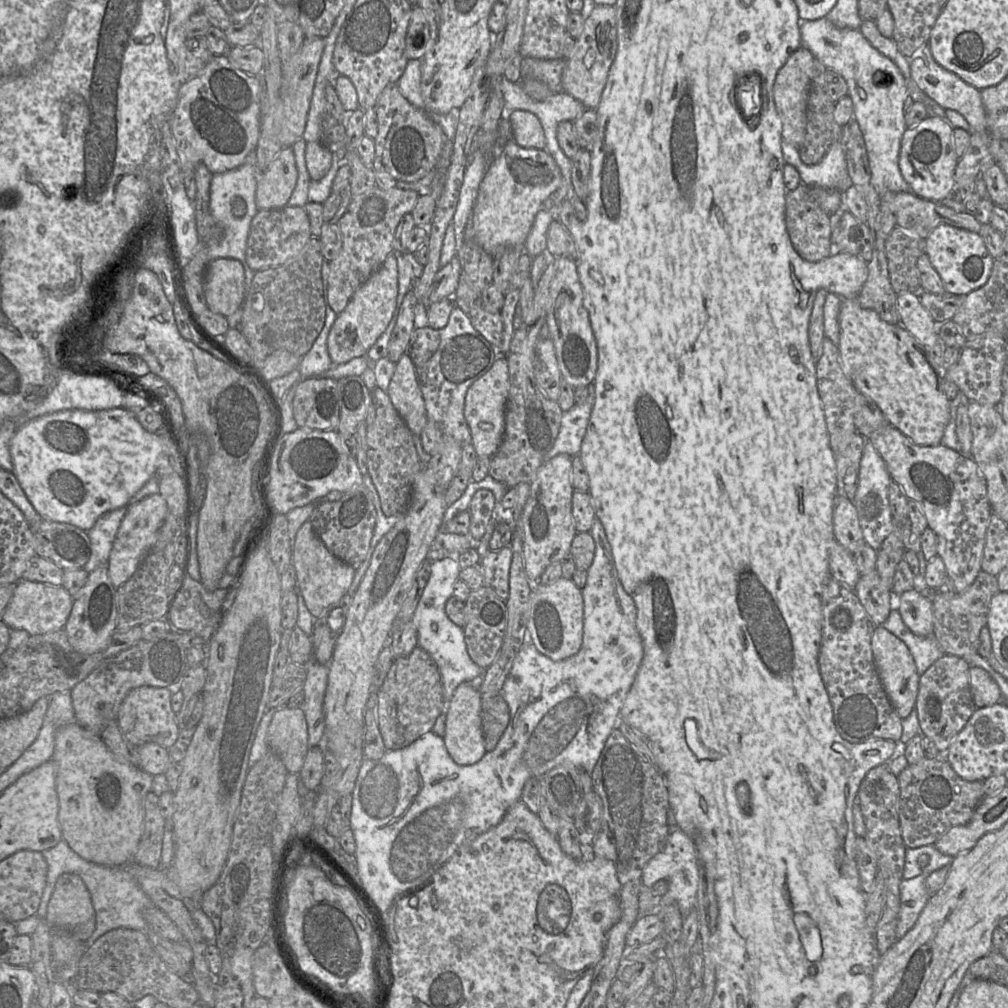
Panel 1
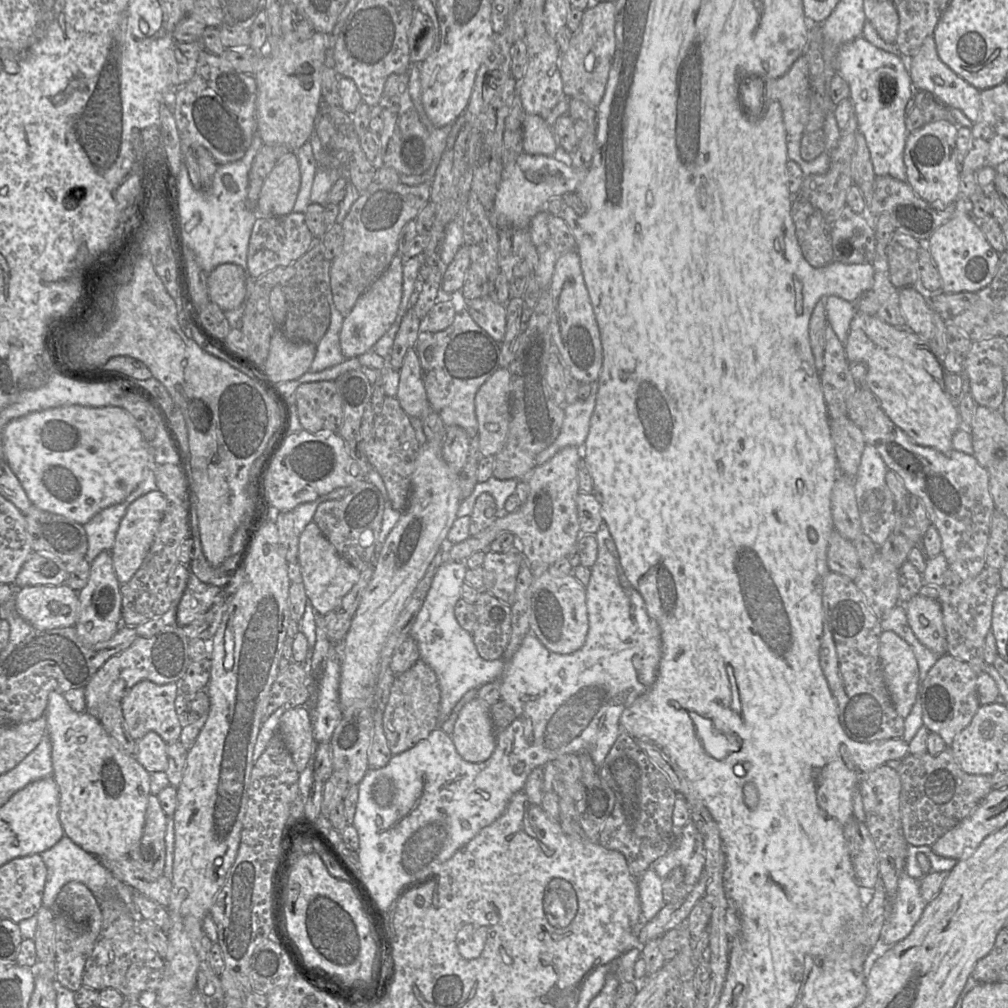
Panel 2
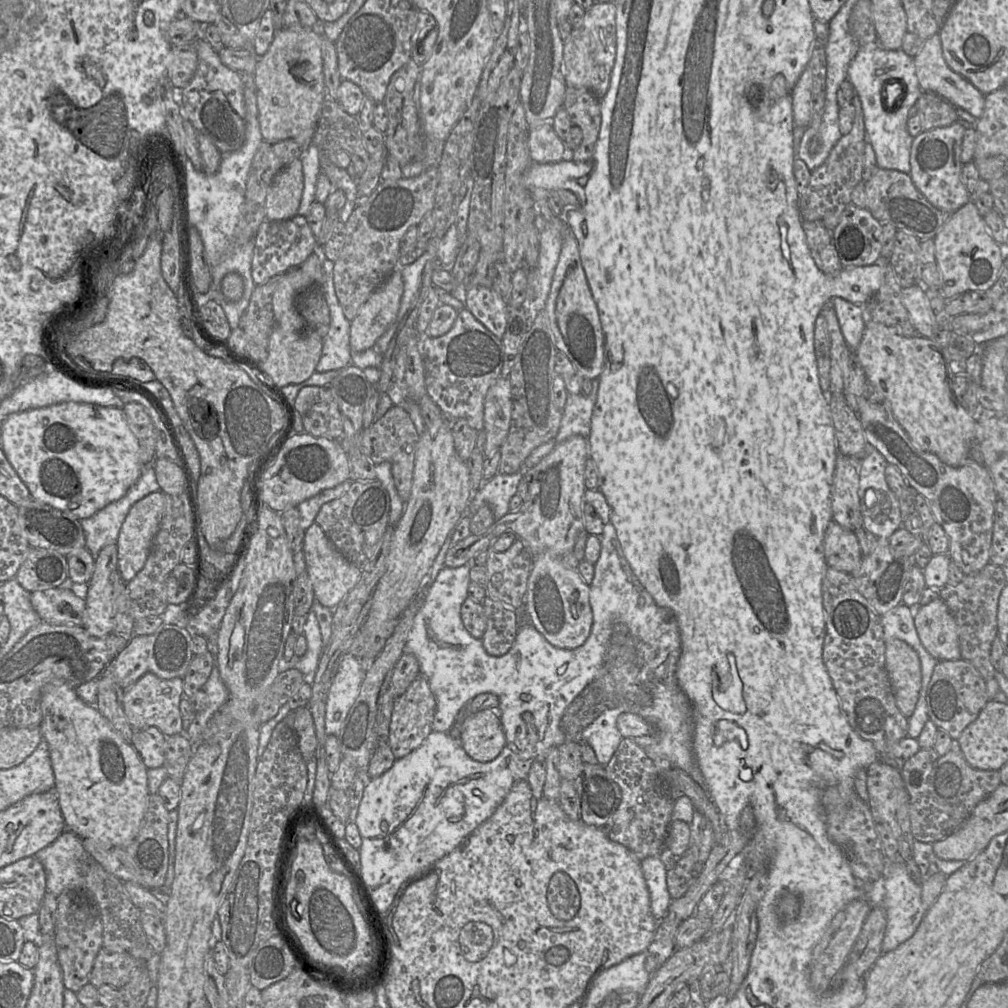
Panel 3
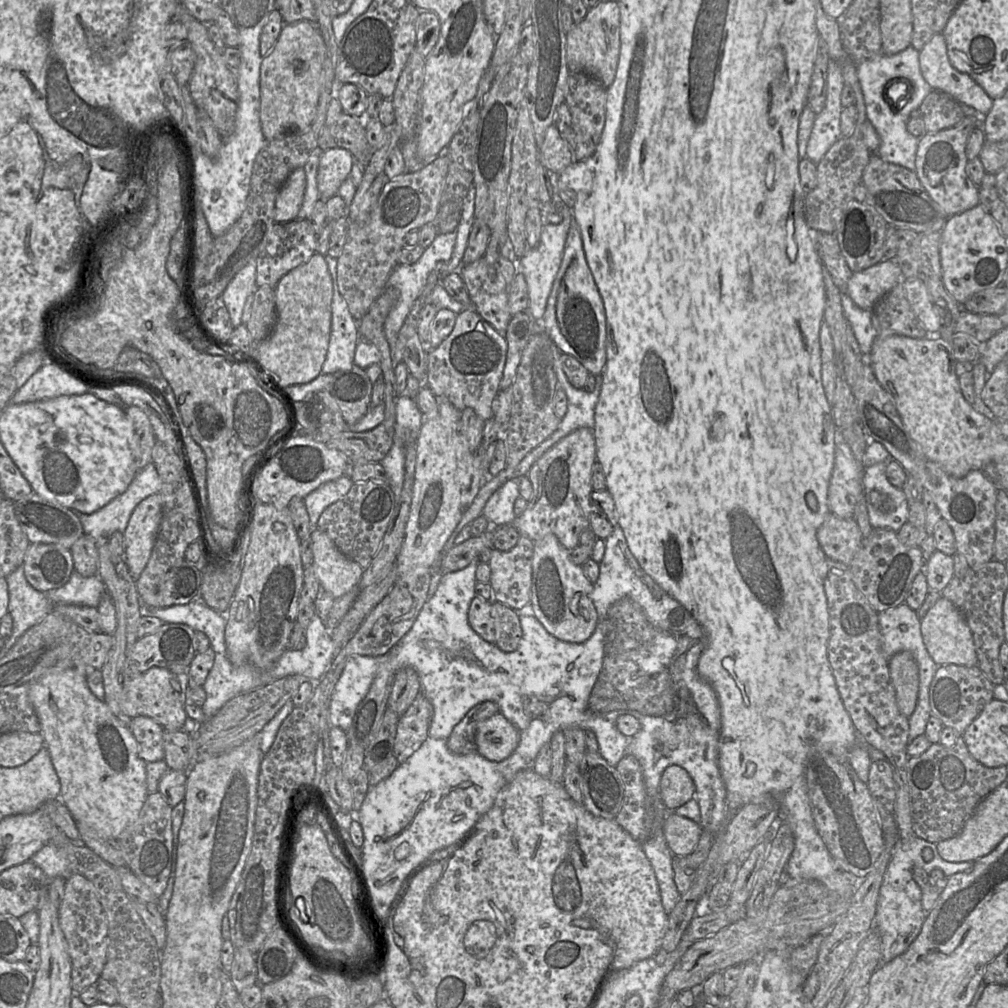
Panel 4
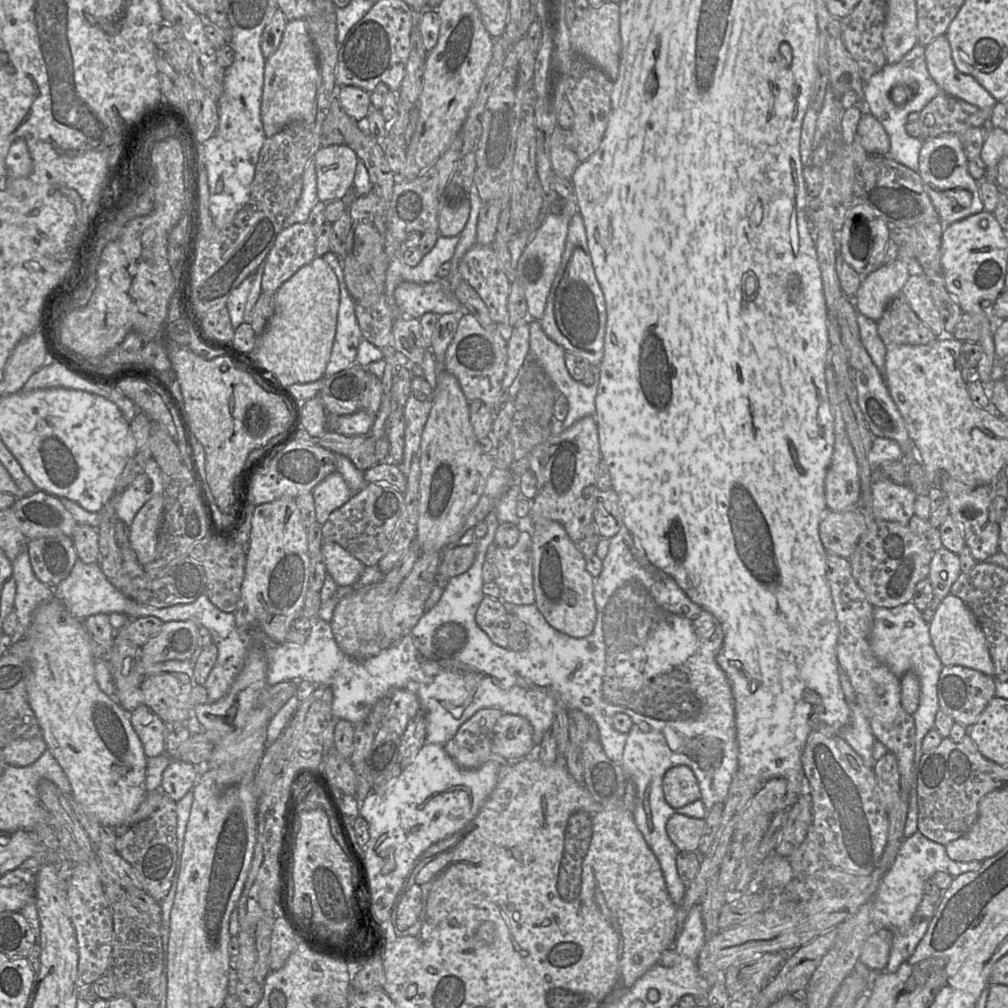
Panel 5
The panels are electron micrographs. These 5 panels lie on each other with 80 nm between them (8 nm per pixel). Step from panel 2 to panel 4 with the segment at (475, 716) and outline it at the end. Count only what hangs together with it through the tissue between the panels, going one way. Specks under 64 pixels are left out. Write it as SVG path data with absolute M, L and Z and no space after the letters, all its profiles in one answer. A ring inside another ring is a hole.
M499 712L481 722L475 734L476 752L493 762L508 758L518 742L517 728Z

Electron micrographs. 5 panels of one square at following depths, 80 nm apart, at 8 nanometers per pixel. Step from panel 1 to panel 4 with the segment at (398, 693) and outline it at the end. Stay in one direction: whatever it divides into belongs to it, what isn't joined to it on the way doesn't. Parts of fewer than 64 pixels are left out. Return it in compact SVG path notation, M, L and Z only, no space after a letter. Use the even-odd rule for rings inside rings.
M422 691L400 716L394 742L393 755L404 763L429 737L433 706Z

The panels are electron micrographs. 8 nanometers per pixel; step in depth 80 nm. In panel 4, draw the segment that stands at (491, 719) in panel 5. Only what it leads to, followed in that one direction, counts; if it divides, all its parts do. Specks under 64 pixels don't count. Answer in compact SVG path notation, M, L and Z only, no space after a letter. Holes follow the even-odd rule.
M485 701L472 707L454 726L447 739L448 749L457 755L475 752L475 734L478 725L498 712L499 707L493 701Z

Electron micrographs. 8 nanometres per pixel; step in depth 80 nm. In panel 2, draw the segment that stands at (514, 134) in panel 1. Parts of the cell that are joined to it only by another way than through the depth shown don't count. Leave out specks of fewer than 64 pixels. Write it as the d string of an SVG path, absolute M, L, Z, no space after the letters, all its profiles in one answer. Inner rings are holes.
M526 114L523 117L523 151L531 155L555 156L559 148L557 138L543 117Z

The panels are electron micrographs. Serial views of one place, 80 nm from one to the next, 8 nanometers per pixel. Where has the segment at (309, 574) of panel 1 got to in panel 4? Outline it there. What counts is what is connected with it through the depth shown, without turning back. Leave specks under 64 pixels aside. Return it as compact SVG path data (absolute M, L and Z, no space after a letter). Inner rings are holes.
M318 527L310 536L313 568L320 586L335 599L351 590L358 589L364 569L344 555Z

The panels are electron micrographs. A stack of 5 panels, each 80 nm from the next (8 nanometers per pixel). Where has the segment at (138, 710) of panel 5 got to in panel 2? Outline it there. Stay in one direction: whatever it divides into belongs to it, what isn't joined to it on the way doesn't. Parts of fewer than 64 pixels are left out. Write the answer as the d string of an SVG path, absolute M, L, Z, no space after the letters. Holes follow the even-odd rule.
M148 732L136 740L136 760L149 772L166 772L167 743L155 732Z

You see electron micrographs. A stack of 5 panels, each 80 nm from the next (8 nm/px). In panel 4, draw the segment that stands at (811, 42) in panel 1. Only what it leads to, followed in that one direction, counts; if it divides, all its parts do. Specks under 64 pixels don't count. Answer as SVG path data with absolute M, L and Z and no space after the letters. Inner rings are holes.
M910 45L897 54L882 53L857 63L857 75L864 95L867 120L873 124L881 140L877 153L873 154L877 154L886 162L915 171L919 138L907 131L907 122L910 113L919 109L925 97L933 90L921 73L919 51ZM896 81L906 81L909 84L910 91L902 104L893 106L886 98L886 88Z

